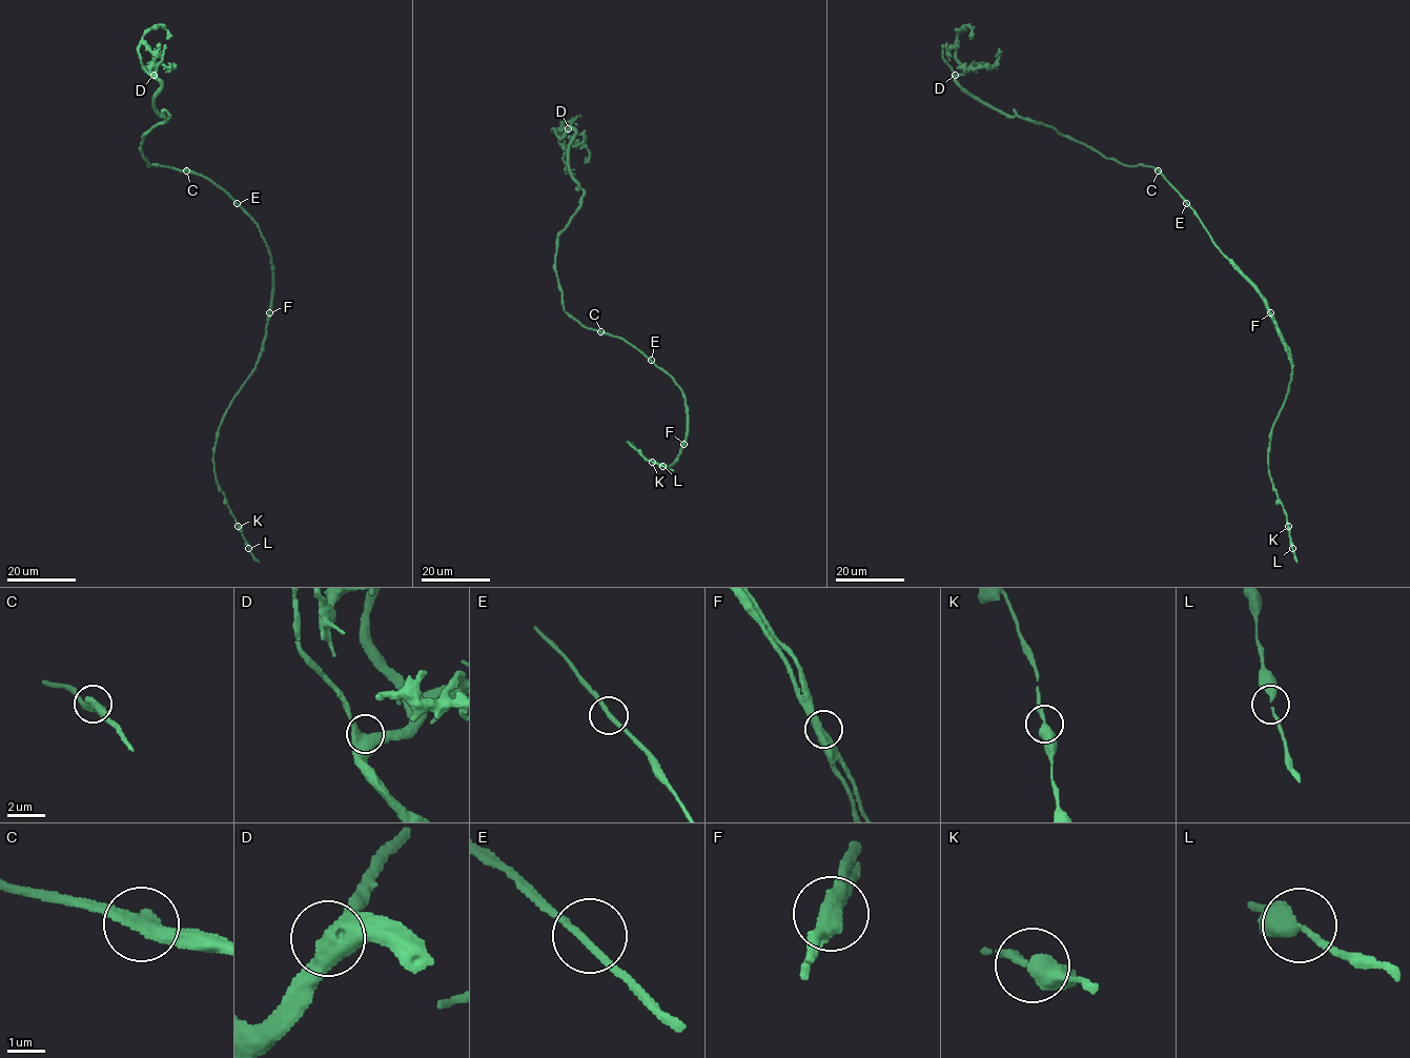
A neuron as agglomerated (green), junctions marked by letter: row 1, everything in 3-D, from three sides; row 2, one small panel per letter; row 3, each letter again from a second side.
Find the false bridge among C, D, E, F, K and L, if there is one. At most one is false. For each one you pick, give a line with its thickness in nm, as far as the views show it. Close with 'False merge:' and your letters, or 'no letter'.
F: Thickness 440 nm
False merge: F

